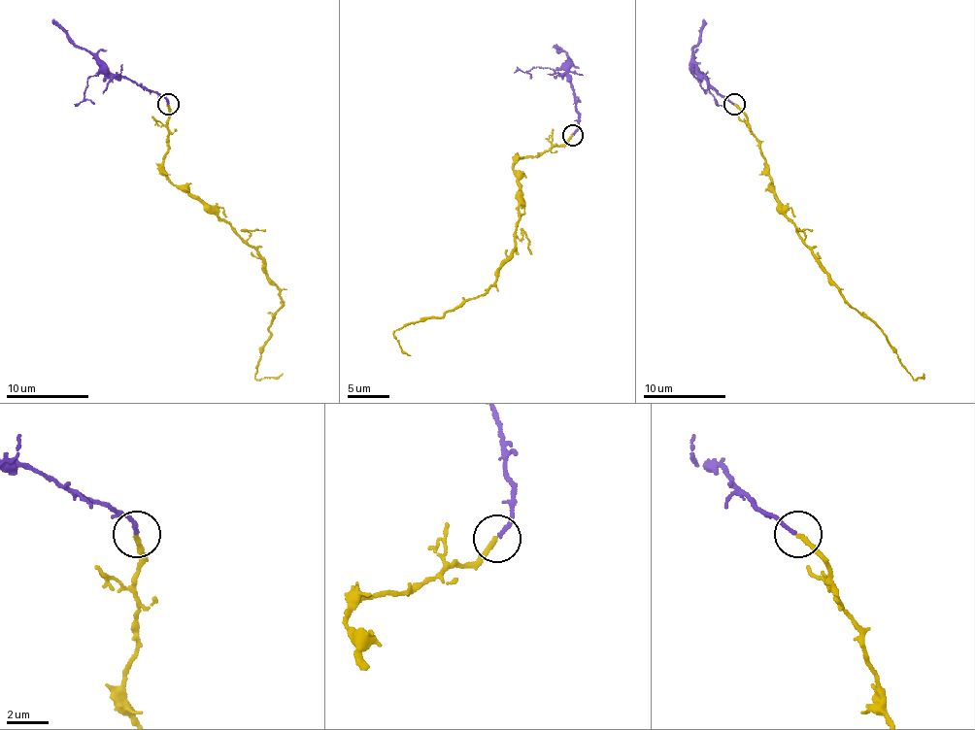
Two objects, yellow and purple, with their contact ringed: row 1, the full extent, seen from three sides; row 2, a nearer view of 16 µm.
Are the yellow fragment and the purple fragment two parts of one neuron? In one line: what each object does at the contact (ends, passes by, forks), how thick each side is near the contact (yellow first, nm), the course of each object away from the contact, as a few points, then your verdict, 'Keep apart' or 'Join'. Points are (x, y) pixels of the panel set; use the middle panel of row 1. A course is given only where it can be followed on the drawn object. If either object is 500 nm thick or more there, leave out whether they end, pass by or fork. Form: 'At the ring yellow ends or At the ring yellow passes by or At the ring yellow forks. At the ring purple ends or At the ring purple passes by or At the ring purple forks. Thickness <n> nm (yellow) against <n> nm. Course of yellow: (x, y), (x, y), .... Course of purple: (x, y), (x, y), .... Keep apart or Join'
At the ring yellow ends. At the ring purple ends. Thickness 200 nm (yellow) against 170 nm. Course of yellow: (572, 134), (563, 145), (516, 159), (515, 244), (486, 291), (395, 331), (410, 355). Course of purple: (572, 134), (578, 119), (565, 51), (559, 51), (556, 46). Join

